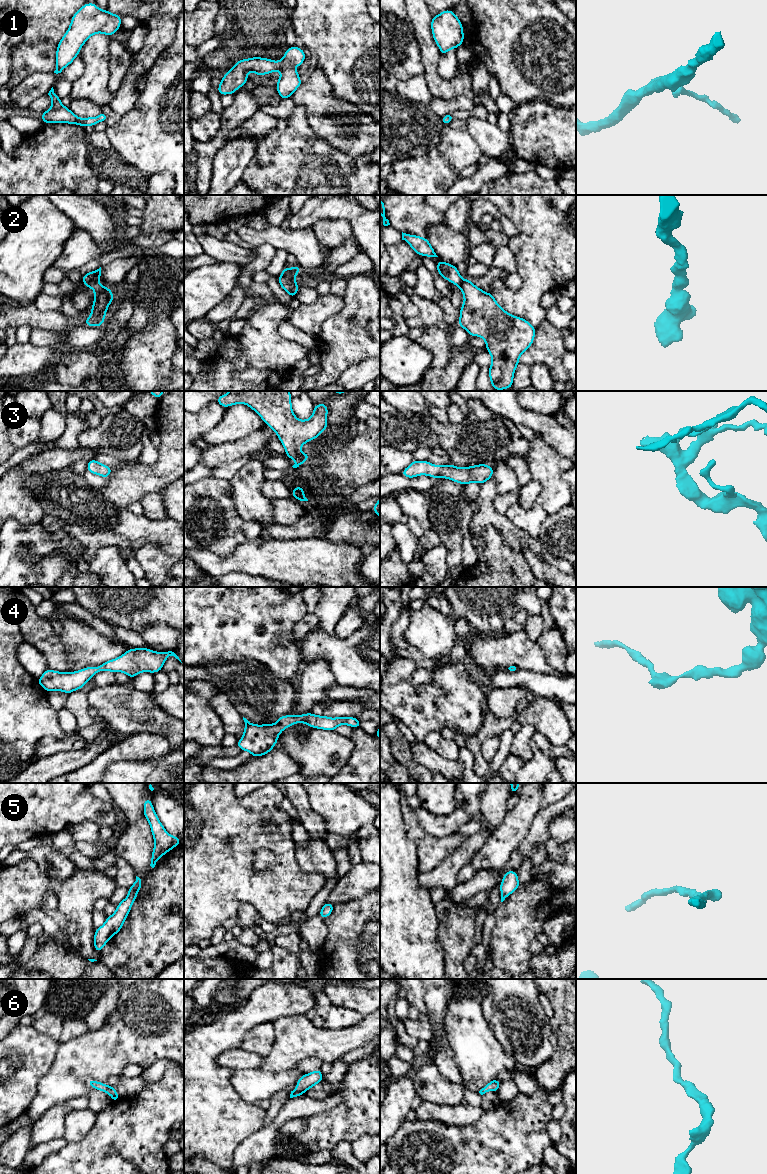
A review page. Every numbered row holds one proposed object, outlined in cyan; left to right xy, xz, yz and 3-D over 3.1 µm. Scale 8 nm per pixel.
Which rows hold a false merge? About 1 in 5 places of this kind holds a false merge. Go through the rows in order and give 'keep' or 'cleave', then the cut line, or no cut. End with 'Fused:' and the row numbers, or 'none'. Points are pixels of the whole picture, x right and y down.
1: keep; cut none
2: keep; cut none
3: keep; cut none
4: keep; cut none
5: keep; cut none
6: keep; cut none
Fused: none

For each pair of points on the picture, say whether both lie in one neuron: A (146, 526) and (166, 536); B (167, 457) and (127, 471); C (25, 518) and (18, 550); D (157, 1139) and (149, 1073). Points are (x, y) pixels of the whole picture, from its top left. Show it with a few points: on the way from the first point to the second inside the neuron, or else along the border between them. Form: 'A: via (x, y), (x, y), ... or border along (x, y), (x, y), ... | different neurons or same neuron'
A: via (151, 531), (161, 532) | same neuron
B: via (157, 467), (153, 471), (137, 471) | same neuron
C: border along (10, 517), (21, 525), (40, 523) | different neurons
D: border along (166, 1066), (163, 1075), (155, 1082), (147, 1085) | different neurons

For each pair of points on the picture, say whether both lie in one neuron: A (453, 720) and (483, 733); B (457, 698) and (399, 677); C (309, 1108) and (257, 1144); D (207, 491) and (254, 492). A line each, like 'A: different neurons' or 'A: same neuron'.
A: different neurons
B: same neuron
C: same neuron
D: different neurons

